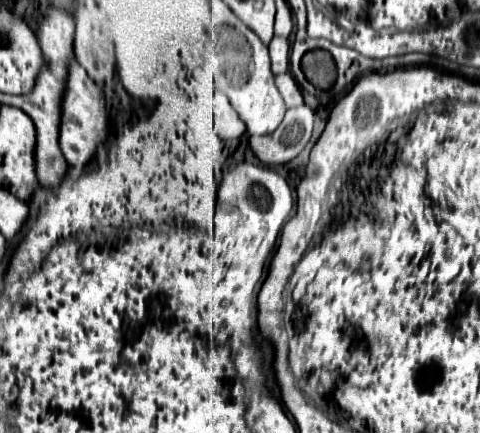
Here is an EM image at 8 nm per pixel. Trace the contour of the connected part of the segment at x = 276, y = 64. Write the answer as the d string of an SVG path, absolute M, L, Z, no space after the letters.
M273 37L269 43L269 55L271 55L271 71L275 75L285 73L289 69L290 41L283 37Z

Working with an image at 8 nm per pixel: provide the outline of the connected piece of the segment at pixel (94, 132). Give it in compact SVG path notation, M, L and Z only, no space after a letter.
M71 59L67 81L65 81L65 91L61 99L61 125L59 125L59 147L67 163L85 165L93 157L97 145L105 139L105 135L107 135L107 111L105 111L103 93L89 79L85 69L75 59Z

